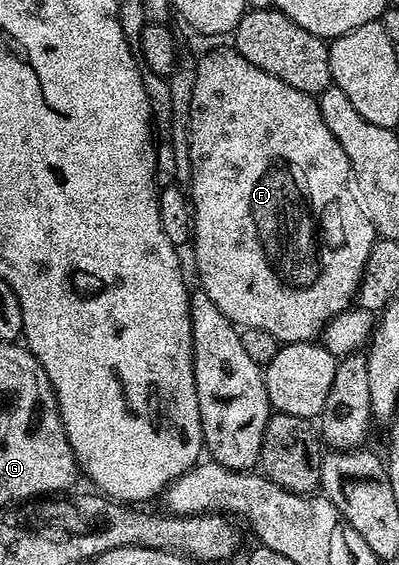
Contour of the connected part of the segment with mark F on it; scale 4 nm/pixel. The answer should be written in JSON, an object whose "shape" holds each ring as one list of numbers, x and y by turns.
{"shape":[[232,47,214,49,211,53,204,54,198,61,198,74,194,77,194,90,190,93,190,185,188,184,188,196,194,210,192,250,194,249,194,265,198,268,198,281,202,284,199,285,201,292,206,293,208,299,212,299,212,303,216,303,216,307,220,307,220,311,224,311,227,319,234,322,235,325,242,329,268,331,268,335,275,337,279,343,314,341,321,334,322,330,326,328,326,322,331,321,337,313,342,313,344,310,351,308,352,302,357,298,358,288,362,282,364,269,368,263,368,255,374,246,376,234,374,225,364,215,362,208,358,206,358,199,352,188,348,155,344,155,344,147,340,147,340,143,336,143,336,135,332,135,332,131,328,131,328,123,324,123,324,115,320,115,320,107,317,100,311,94,304,91,296,91,296,87,288,87,288,83,276,79,270,73,260,71,252,63,248,63,248,59,244,59,244,55,240,55]]}

